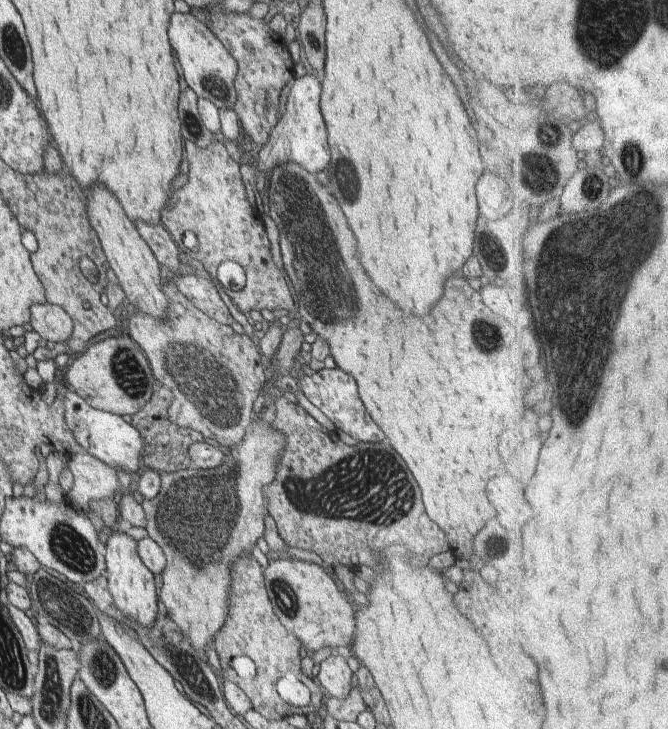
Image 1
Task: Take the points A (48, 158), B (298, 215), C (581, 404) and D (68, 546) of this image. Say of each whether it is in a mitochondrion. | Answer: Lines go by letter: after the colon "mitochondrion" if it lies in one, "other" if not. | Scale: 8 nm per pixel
A: other
B: mitochondrion
C: mitochondrion
D: mitochondrion

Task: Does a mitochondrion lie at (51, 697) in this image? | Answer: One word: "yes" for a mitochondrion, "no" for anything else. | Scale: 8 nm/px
yes

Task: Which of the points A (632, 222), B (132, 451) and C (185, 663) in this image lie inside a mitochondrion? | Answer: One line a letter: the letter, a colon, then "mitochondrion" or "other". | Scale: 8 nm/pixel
A: mitochondrion
B: other
C: mitochondrion

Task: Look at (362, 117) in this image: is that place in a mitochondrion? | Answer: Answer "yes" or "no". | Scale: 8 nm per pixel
no

